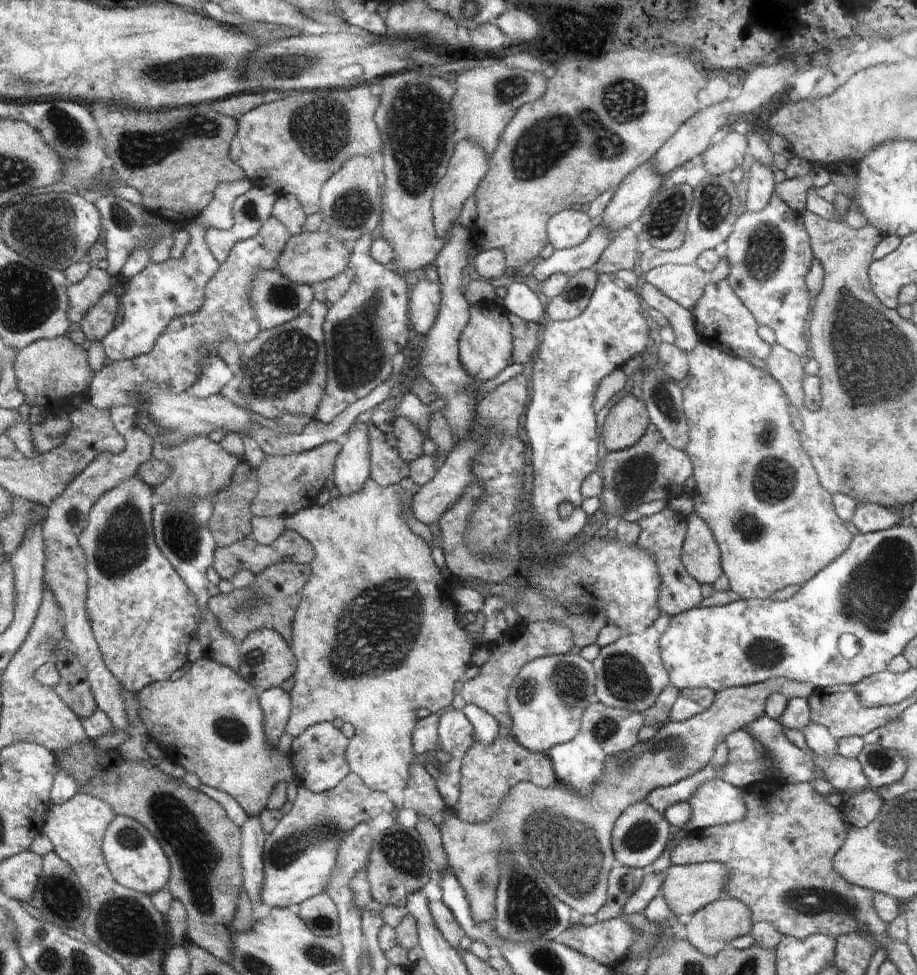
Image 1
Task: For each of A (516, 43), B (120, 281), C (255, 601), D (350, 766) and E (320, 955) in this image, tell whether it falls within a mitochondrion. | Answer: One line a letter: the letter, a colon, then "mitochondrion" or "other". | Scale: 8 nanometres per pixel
A: other
B: other
C: mitochondrion
D: other
E: mitochondrion

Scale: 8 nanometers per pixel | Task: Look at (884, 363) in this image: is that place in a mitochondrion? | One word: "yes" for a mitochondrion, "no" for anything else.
yes

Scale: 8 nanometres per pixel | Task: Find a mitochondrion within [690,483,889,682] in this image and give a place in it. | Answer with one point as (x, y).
(761, 652)

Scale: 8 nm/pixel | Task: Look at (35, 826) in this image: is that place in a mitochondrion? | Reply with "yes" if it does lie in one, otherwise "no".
no

